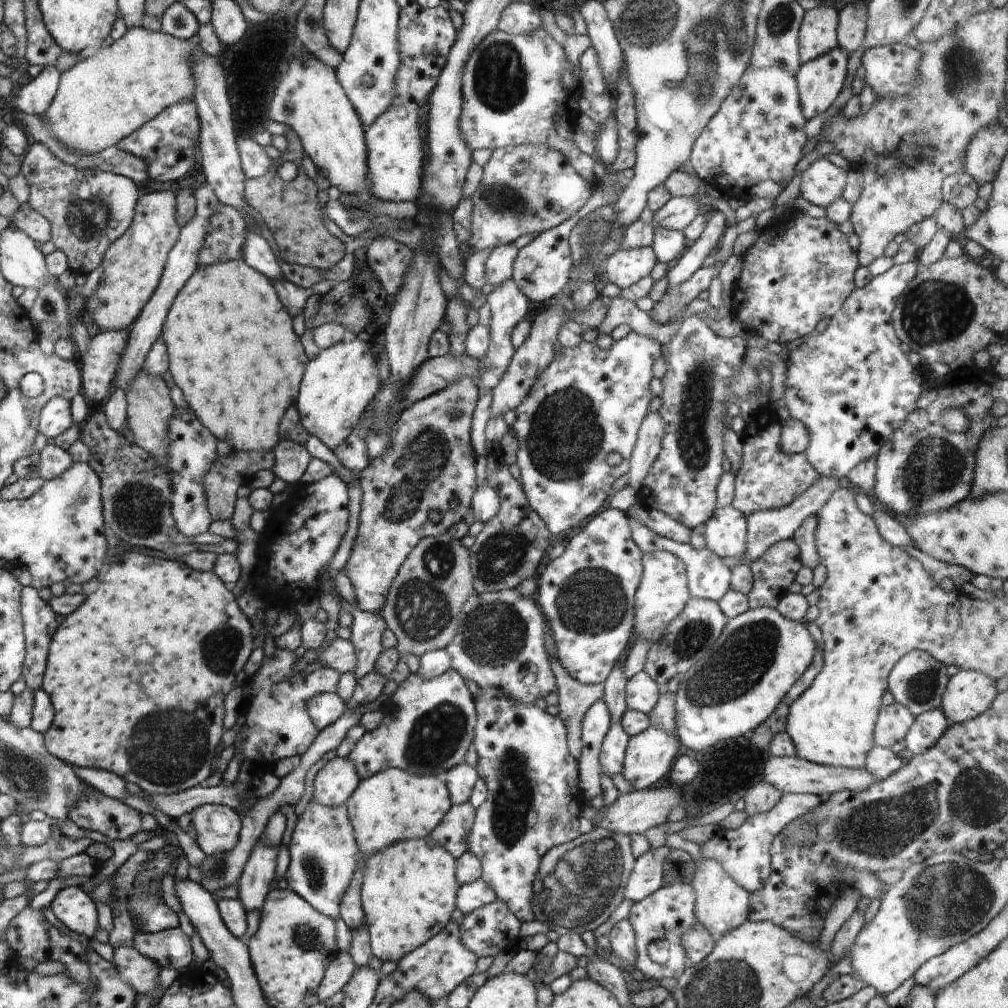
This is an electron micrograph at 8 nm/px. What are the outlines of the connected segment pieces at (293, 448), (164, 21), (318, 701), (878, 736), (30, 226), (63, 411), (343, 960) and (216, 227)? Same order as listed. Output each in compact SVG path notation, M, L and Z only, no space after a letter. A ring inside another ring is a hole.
M281 440L275 446L273 453L275 463L271 469L275 476L288 485L296 486L312 459L305 445L291 440Z
M174 1L161 14L161 31L172 36L189 39L197 34L200 28L196 17L184 4Z
M322 693L309 699L306 708L314 726L320 732L342 716L346 705L336 693Z
M896 701L889 706L881 706L873 732L873 741L877 747L891 747L904 738L915 717L902 704Z
M28 201L19 204L11 218L11 222L20 230L23 230L34 242L44 244L51 240L49 222L42 214L36 212Z
M63 396L54 397L48 401L39 414L39 432L48 438L49 442L72 426L70 414L71 401Z
M338 951L336 958L327 966L322 982L315 992L321 1002L342 991L351 976L356 972L354 959L347 952Z
M218 203L212 212L197 258L197 268L220 261L242 261L248 226L235 208Z

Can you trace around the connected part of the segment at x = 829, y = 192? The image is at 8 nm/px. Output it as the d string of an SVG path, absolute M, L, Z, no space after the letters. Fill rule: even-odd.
M820 158L802 172L801 196L810 204L828 208L842 198L846 183L846 171L831 161Z

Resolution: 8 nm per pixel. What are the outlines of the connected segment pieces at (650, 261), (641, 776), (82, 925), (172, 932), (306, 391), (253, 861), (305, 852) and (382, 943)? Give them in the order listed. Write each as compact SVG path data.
M651 246L625 251L618 249L605 264L605 274L609 282L621 289L632 286L652 272L657 258Z
M649 726L644 732L630 737L621 770L623 777L631 784L633 790L630 791L648 789L652 784L656 784L662 776L666 776L666 772L671 770L674 760L678 757L679 744L678 738L653 726Z
M62 888L51 903L54 916L78 934L93 938L102 928L102 908L86 888Z
M180 928L166 929L159 933L134 933L133 947L157 965L168 967L175 973L194 961L190 937Z
M356 337L321 350L306 365L294 404L309 434L320 438L332 451L351 435L381 389L374 357L366 343Z
M260 840L250 853L238 883L237 899L246 912L261 910L270 883L274 879L276 856L280 846L268 847Z
M310 800L296 820L288 848L290 863L285 878L291 890L312 908L332 920L337 919L340 901L352 880L357 860L362 857L346 804L326 806Z
M429 836L425 839L401 841L366 857L361 901L365 924L369 930L371 951L378 960L397 963L403 956L422 946L438 934L457 909L456 895L461 887L456 878L456 859Z

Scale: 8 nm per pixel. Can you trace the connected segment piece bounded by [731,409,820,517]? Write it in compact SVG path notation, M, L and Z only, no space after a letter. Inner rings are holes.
M774 409L746 413L747 421L741 436L743 441L742 462L735 474L735 496L731 503L745 517L758 511L769 511L788 506L794 496L813 486L820 476L812 468L805 453L788 454L777 449L783 422Z

